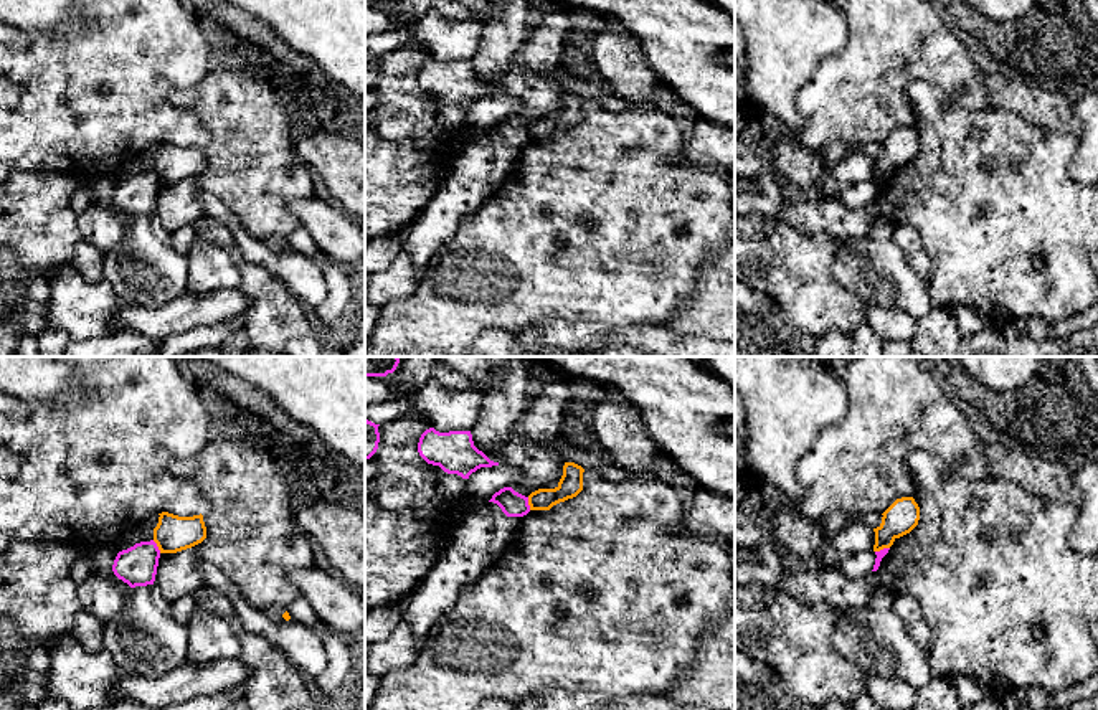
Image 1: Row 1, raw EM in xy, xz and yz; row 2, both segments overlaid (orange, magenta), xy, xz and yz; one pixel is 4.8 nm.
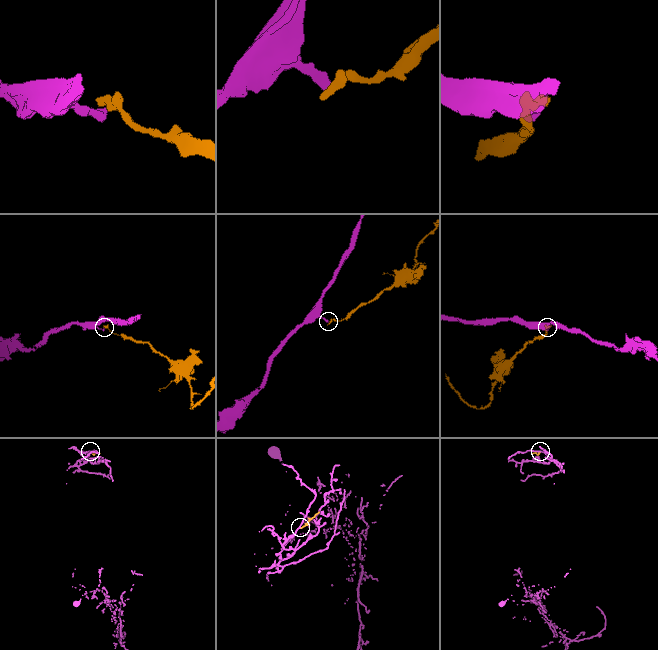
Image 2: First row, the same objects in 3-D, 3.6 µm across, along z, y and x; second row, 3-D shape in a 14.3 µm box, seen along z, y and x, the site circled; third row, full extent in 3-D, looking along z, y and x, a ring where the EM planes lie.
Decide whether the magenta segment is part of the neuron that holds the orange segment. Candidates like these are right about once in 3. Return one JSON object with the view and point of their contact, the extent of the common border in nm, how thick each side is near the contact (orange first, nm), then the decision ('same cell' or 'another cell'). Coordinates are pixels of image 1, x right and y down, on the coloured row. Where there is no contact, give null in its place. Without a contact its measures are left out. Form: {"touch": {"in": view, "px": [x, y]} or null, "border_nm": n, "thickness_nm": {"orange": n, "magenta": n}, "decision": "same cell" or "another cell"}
{"touch": {"in": "yz", "px": [882, 549]}, "border_nm": 80, "thickness_nm": {"orange": 160, "magenta": 40}, "decision": "another cell"}

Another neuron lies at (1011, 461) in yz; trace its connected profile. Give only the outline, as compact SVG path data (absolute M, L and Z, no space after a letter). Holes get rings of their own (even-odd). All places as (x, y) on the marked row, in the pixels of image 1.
M996 438L982 447L991 477L1020 485L1045 500L1080 505L1073 472L1029 451L1022 443Z

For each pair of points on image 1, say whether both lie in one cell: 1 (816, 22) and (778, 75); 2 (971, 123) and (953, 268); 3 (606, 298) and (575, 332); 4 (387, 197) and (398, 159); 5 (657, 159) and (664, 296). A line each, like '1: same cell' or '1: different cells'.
1: same cell
2: same cell
3: different cells
4: same cell
5: same cell

